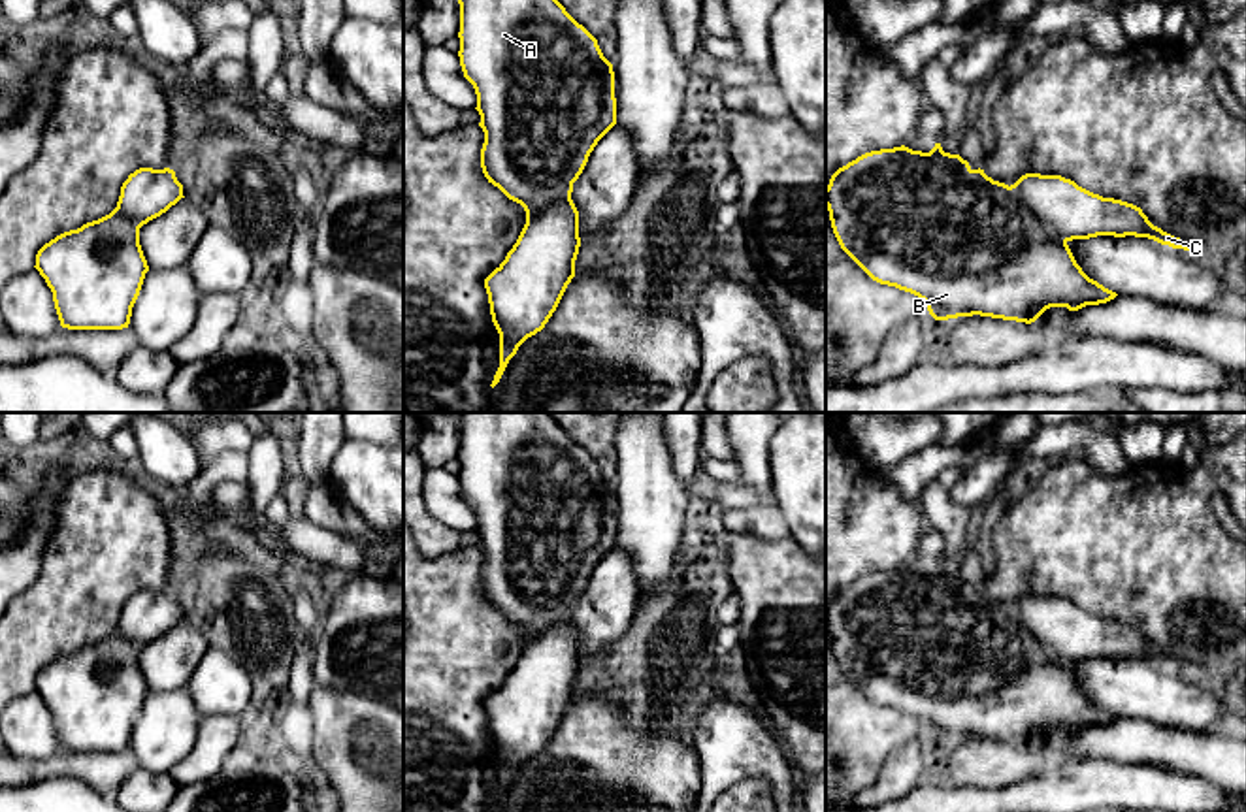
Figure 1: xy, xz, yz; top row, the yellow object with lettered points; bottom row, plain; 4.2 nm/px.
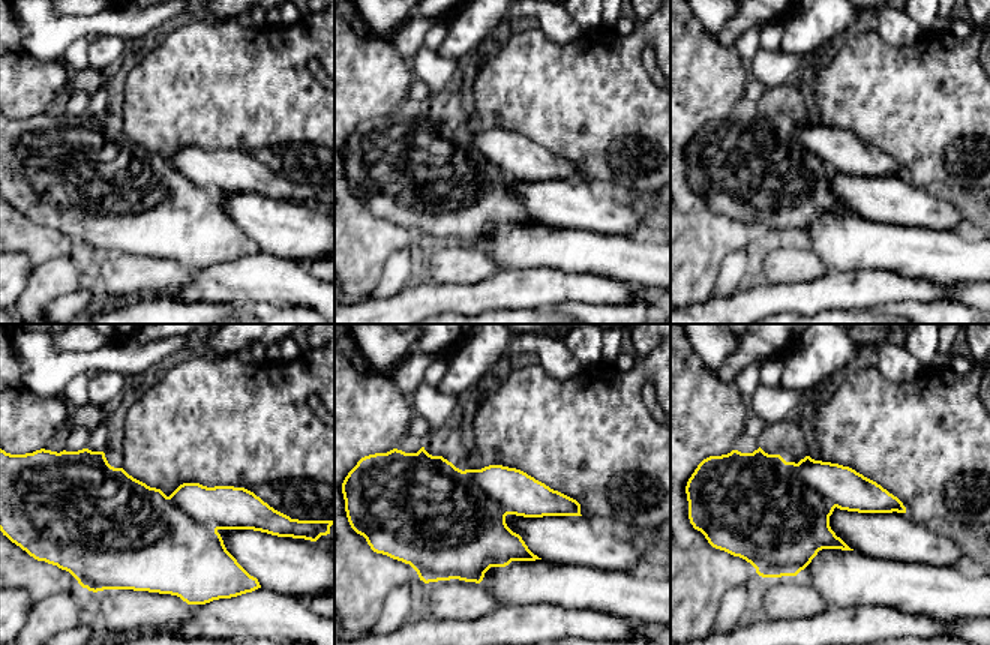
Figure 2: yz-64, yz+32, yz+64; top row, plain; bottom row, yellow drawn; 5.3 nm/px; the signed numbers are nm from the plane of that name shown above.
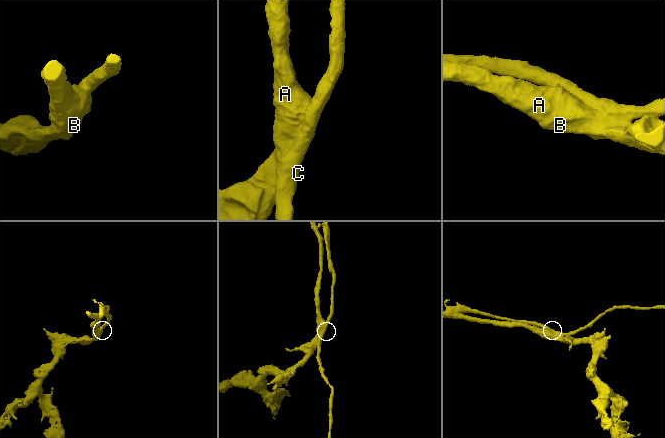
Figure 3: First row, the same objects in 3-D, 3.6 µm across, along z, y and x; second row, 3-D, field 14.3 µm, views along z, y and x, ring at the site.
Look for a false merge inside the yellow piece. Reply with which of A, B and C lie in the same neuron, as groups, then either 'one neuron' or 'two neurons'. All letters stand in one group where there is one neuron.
A B C | one neuron

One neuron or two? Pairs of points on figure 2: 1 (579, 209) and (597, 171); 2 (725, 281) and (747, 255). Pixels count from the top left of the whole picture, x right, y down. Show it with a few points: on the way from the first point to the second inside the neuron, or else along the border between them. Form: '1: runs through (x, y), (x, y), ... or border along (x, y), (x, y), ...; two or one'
1: border along (581, 180), (602, 188); two
2: runs through (731, 275), (741, 261); one

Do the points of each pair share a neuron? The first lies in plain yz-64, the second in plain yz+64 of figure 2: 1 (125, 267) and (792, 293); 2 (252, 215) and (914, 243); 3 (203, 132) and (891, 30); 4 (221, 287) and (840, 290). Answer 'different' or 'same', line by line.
1: different
2: different
3: different
4: same

